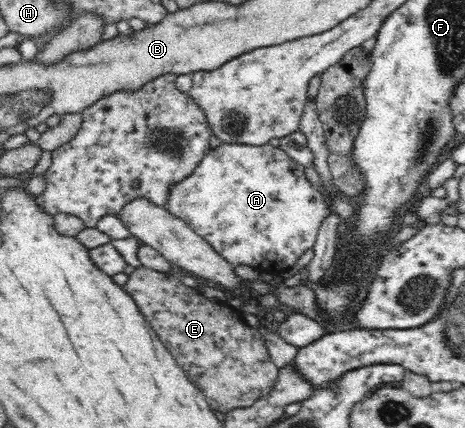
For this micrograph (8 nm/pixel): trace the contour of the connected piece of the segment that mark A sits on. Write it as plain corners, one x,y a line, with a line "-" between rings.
221,144
216,150
210,150
187,179
171,186
166,207
168,213
204,237
232,268
248,265
272,274
291,268
306,250
310,250
319,235
320,225
332,216
330,205
310,182
305,168
280,147
273,148
270,144
260,147

